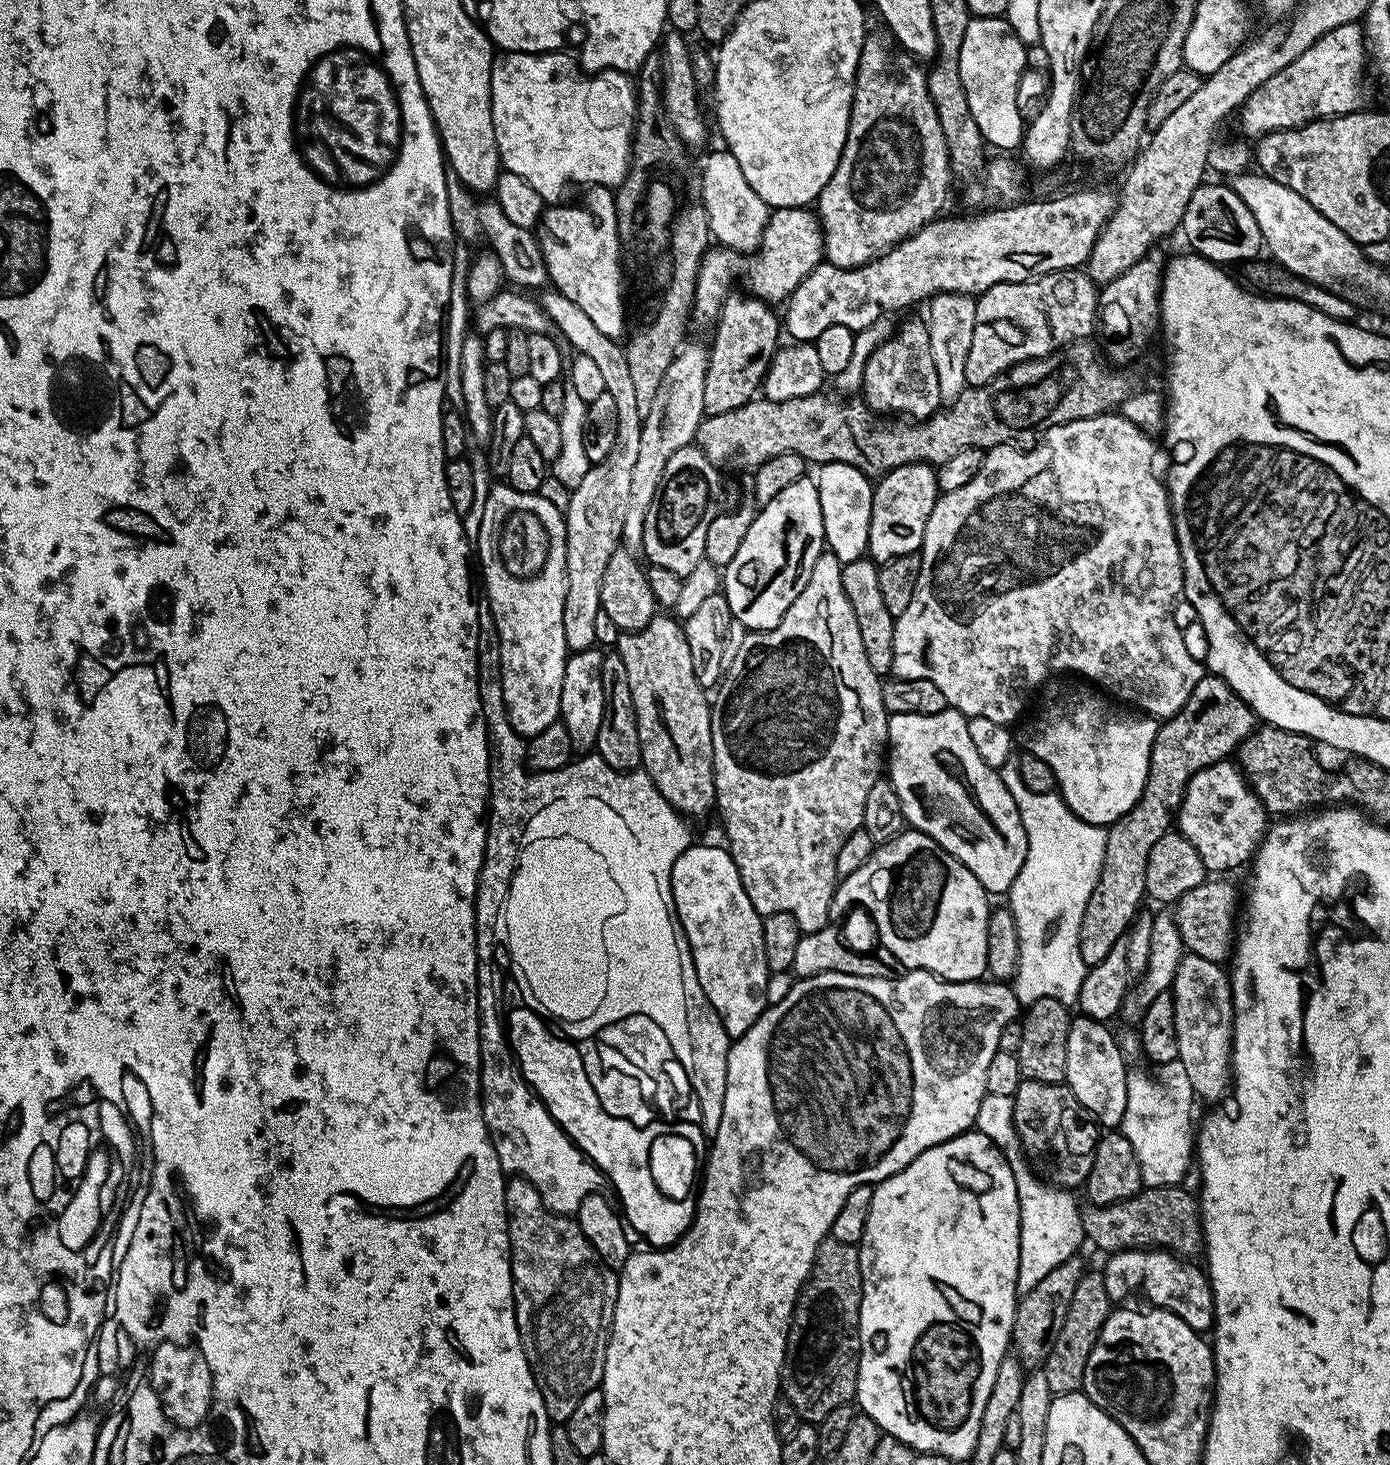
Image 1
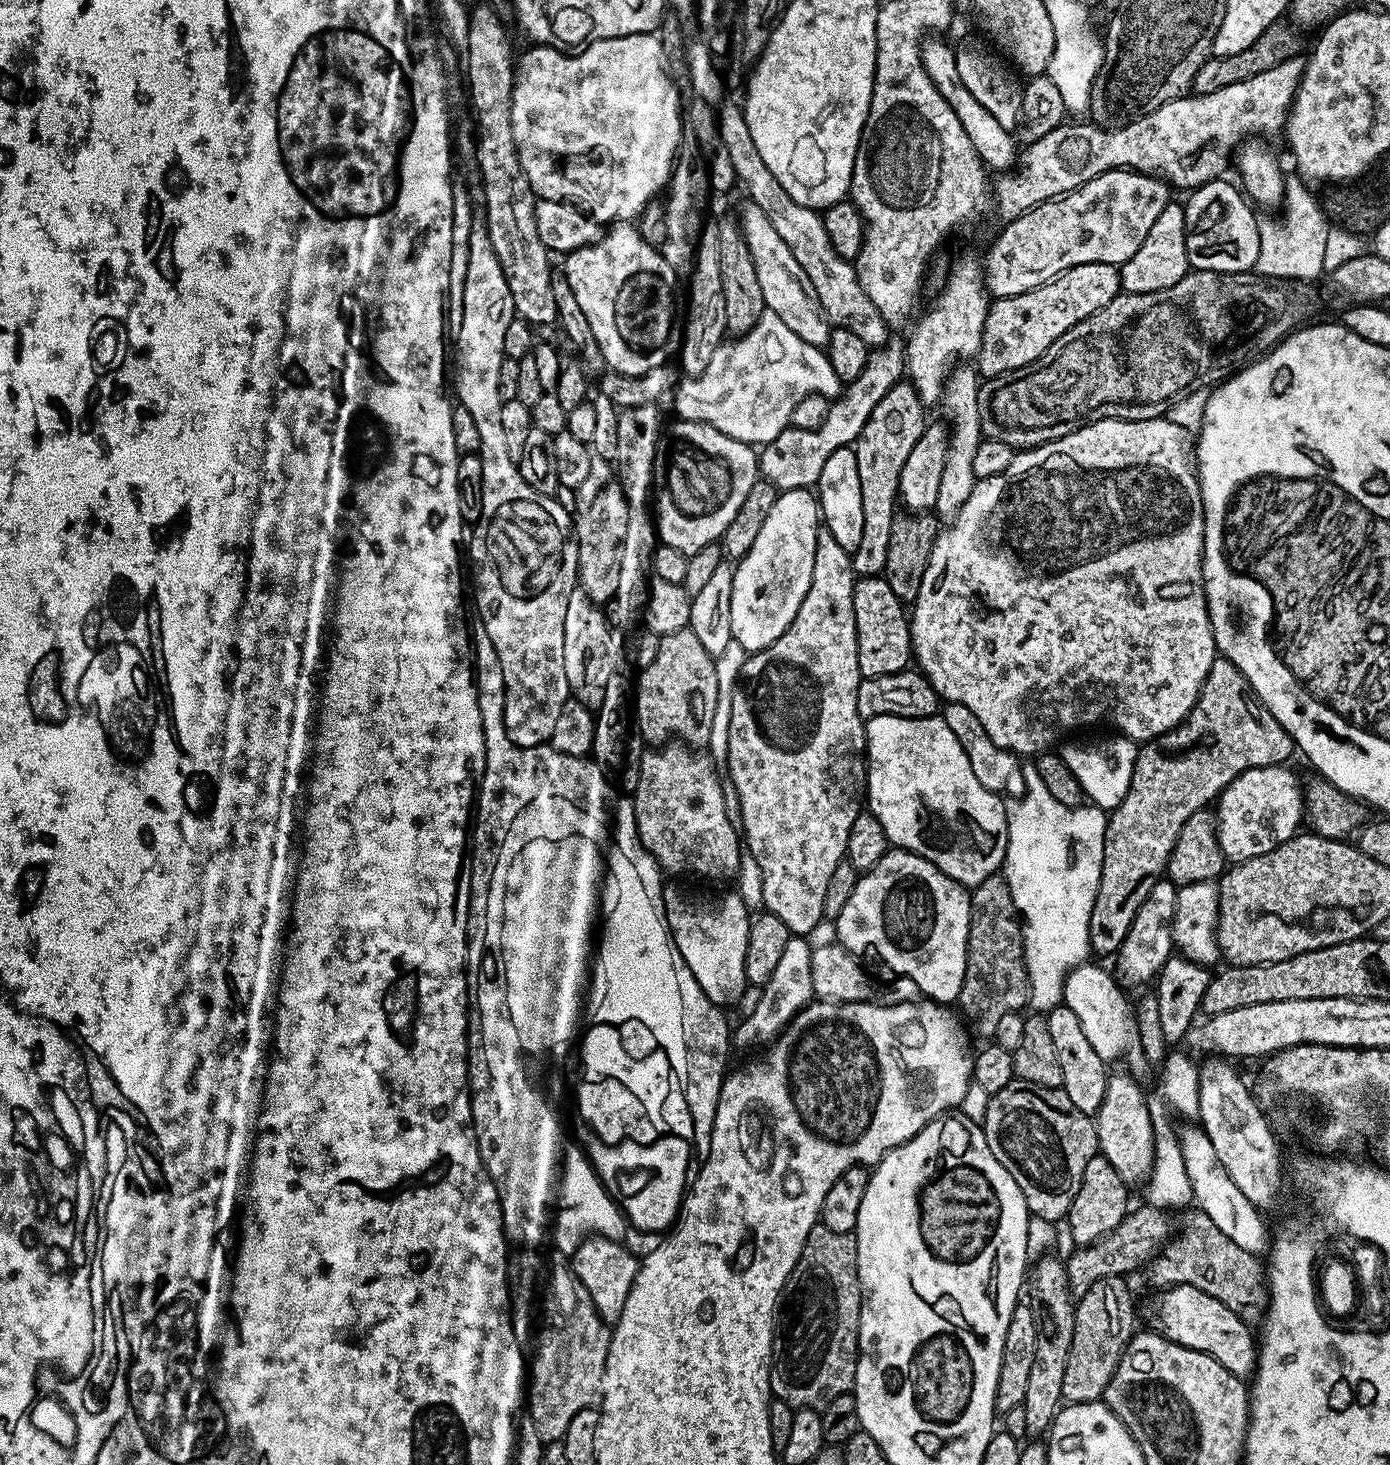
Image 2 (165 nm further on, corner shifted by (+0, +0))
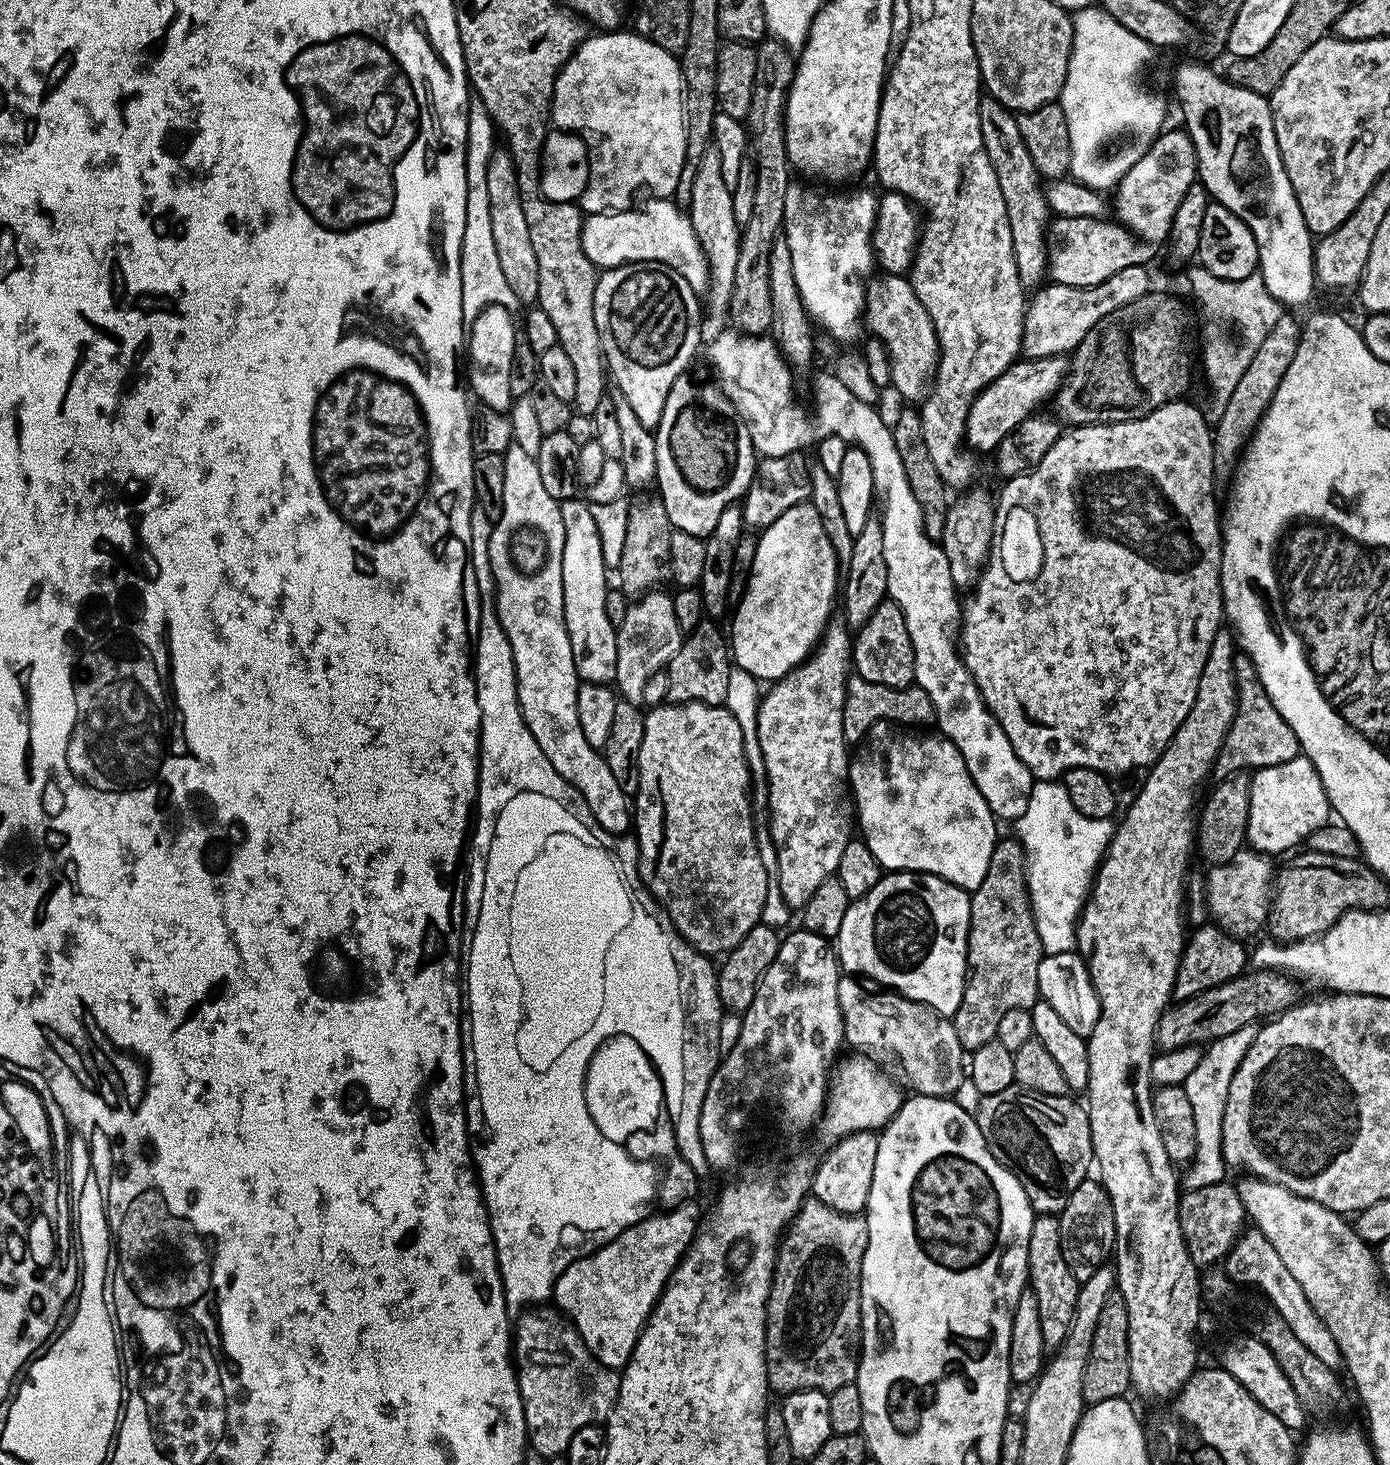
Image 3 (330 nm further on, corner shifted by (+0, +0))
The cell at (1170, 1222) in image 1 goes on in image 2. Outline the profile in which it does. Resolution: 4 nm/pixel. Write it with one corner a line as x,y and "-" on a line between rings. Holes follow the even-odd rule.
1188,1210
1183,1214
1184,1221
1181,1224
1179,1221
1178,1231
1168,1241
1166,1251
1153,1256
1147,1265
1149,1278
1160,1290
1174,1286
1198,1286
1198,1290
1230,1306
1230,1310
1234,1310
1245,1324
1259,1325
1268,1310
1268,1285
1261,1261
1259,1264
1253,1253
1230,1242
1230,1238
1226,1238
1226,1234
1222,1234
1222,1230
1218,1230
1204,1212

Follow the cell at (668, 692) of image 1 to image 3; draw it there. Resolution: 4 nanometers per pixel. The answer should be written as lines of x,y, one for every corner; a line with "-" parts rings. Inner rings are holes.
705,618
700,625
683,637
681,649
674,654
669,661
666,671
670,690
668,700
674,704
719,704
723,705
727,698
727,682
734,664
730,659
730,644
722,633
716,629
717,621
712,618

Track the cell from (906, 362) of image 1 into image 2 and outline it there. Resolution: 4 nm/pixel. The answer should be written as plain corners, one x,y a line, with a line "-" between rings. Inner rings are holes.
893,383
886,398
882,398
882,402
870,410
860,436
855,440
858,482
862,485
862,539
858,541
858,550
850,555
852,570
857,577
879,576
886,566
891,526
898,511
902,466
906,466
906,457
910,455
910,450
914,450
914,442
922,438
926,427
924,412
926,405
920,401
920,395
913,384

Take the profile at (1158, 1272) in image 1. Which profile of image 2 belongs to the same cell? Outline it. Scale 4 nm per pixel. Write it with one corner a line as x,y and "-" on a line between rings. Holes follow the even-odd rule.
1174,1286
1163,1289
1156,1300
1156,1320
1159,1331
1176,1344
1186,1346
1190,1350
1198,1350
1202,1354
1210,1354
1214,1362
1226,1366
1230,1374
1241,1378
1253,1375
1258,1351
1254,1332
1244,1323
1230,1306
1218,1302
1211,1294
1198,1290
1198,1286

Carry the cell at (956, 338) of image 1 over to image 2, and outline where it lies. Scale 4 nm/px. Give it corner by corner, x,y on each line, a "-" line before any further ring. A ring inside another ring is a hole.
964,362
953,367
948,373
947,380
944,381
942,409
944,408
945,414
948,415
946,420
950,425
950,435
946,450
946,466
942,470
942,483
938,486
938,498
934,509
935,515
944,522
951,522
958,514
958,510
962,510
977,481
974,474
974,454
977,453
982,439
978,410
978,394
982,380
977,369
973,365
971,368
968,364
971,363

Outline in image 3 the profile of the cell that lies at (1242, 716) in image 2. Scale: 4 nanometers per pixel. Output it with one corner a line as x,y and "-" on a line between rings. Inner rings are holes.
1237,654
1234,658
1234,670
1236,671
1236,713
1234,722
1222,742
1220,752
1216,755
1214,765
1215,775
1220,778
1235,772
1278,766
1301,755
1300,743
1294,730
1290,730
1282,714
1278,714
1278,710
1270,702
1258,678
1258,670
1254,662
1249,656

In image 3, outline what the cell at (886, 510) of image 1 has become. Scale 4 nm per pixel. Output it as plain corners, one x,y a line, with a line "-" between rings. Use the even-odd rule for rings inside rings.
1047,356
1037,360
1017,359
1007,372
987,384
974,398
966,418
967,447
977,453
995,453
1002,438
1006,438
1010,430
1017,428
1027,416
1033,415
1039,409
1036,408
1039,404
1044,404
1047,400
1049,403
1055,397
1068,374
1068,365
1069,361
1064,356

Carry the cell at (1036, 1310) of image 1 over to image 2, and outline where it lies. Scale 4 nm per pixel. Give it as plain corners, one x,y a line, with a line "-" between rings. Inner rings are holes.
1141,1203
1141,1208
1133,1207
1127,1216
1110,1230
1102,1238
1098,1238
1093,1244
1086,1244
1075,1249
1072,1257
1067,1257
1064,1269
1068,1275
1068,1288
1073,1297
1085,1296
1094,1286
1094,1282
1102,1278
1114,1278
1115,1276
1127,1277
1128,1272
1135,1268
1143,1269
1167,1245
1174,1235
1174,1220
1163,1208
1155,1208
1148,1203

